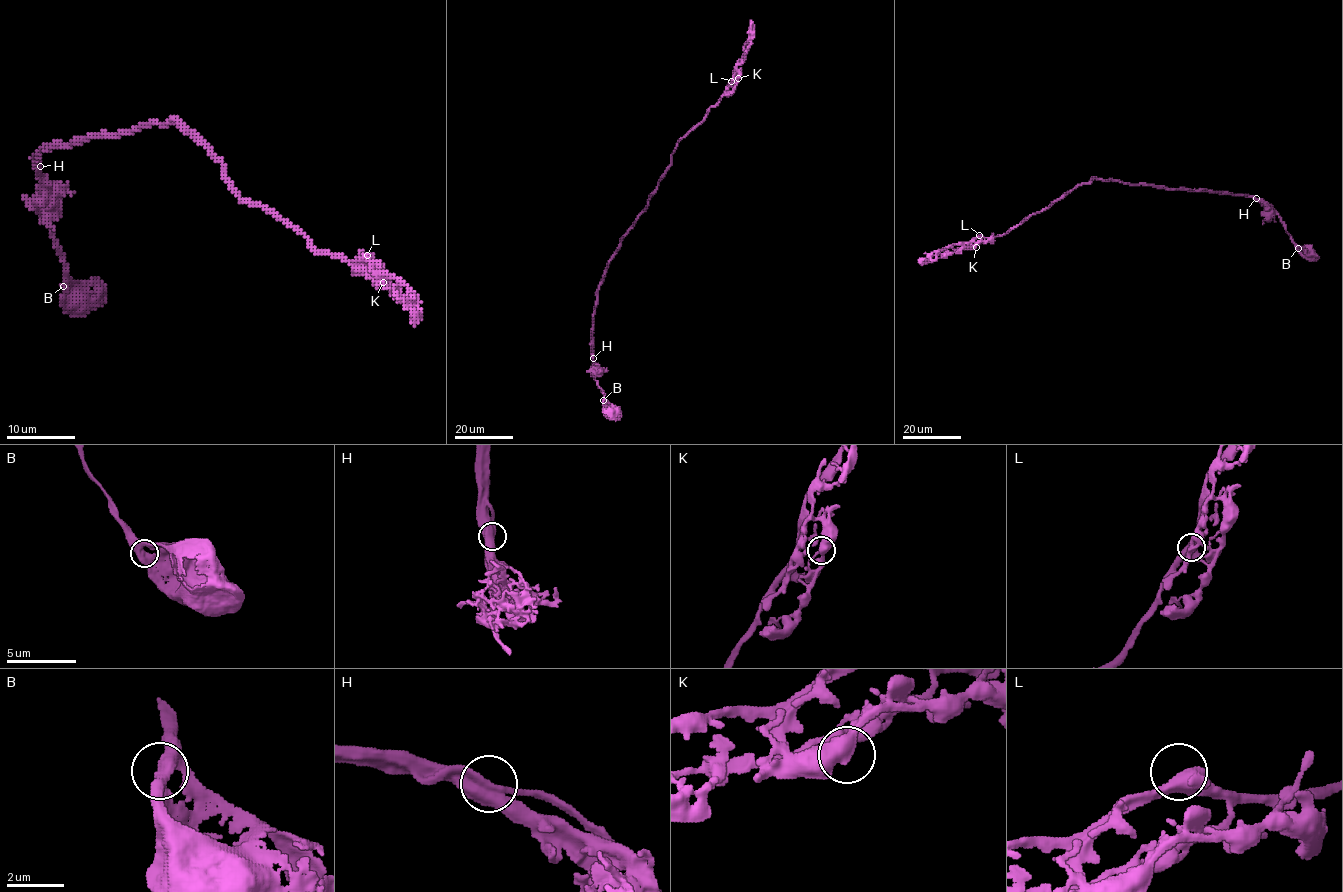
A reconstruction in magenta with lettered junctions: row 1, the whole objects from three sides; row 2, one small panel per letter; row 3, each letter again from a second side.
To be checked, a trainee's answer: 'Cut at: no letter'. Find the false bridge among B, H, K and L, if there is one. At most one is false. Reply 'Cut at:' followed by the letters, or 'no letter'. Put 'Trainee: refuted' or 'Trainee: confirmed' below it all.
Cut at: no letter
Trainee: confirmed

